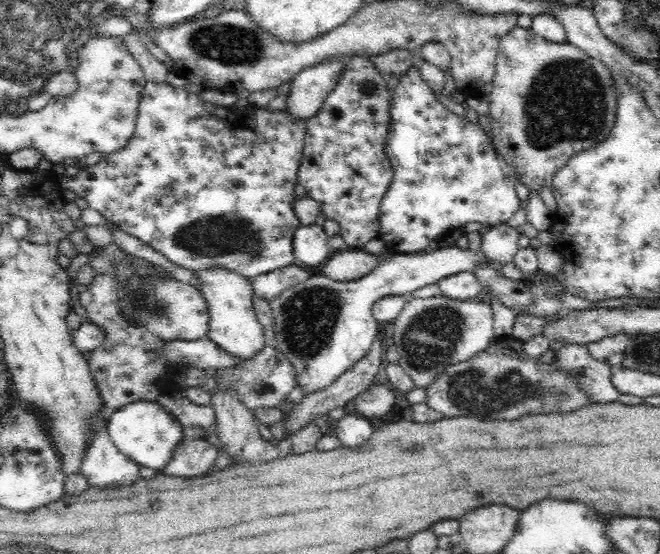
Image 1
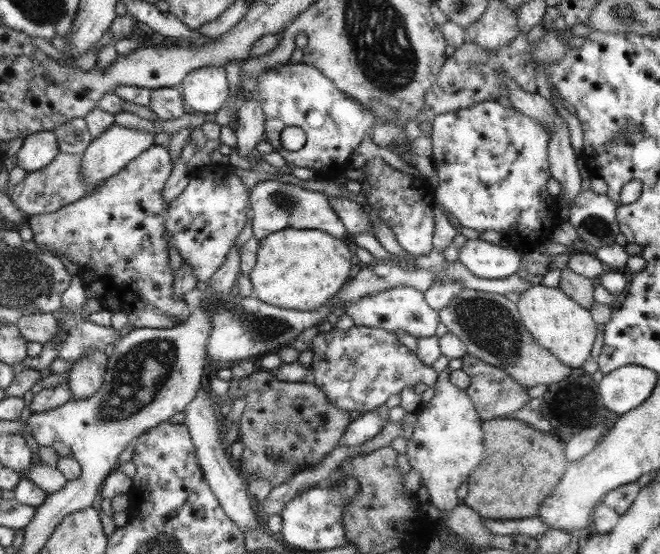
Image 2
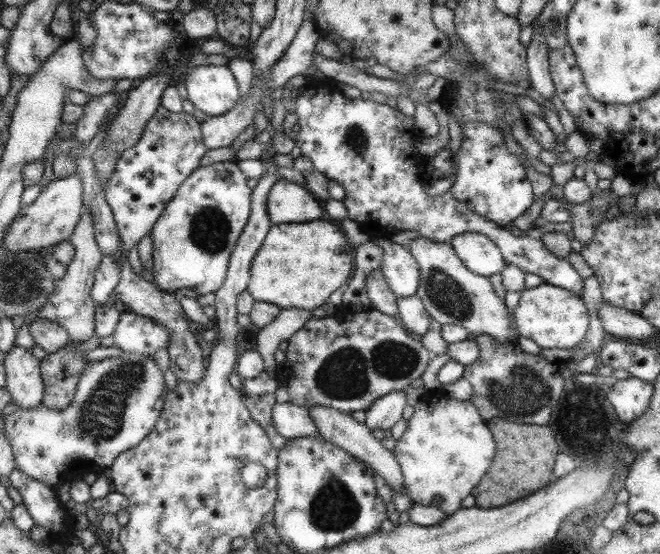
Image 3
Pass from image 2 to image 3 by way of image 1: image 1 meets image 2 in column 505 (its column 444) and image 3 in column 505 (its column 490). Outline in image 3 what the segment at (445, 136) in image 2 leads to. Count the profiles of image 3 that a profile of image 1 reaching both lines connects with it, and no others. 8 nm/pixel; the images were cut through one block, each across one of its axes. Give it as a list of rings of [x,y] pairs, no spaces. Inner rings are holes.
[[[468,122],[462,129],[462,141],[457,151],[456,177],[448,191],[462,202],[469,210],[475,211],[480,217],[487,218],[503,227],[523,214],[533,202],[531,184],[525,177],[525,171],[516,157],[505,148],[501,131],[485,122]]]

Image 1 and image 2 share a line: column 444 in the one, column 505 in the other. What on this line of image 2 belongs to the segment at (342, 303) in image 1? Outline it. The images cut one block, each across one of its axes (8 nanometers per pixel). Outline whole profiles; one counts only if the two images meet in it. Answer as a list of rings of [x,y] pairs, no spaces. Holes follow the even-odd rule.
[[[479,238],[466,239],[458,252],[458,261],[471,274],[482,279],[507,278],[517,273],[521,249],[493,245]]]

